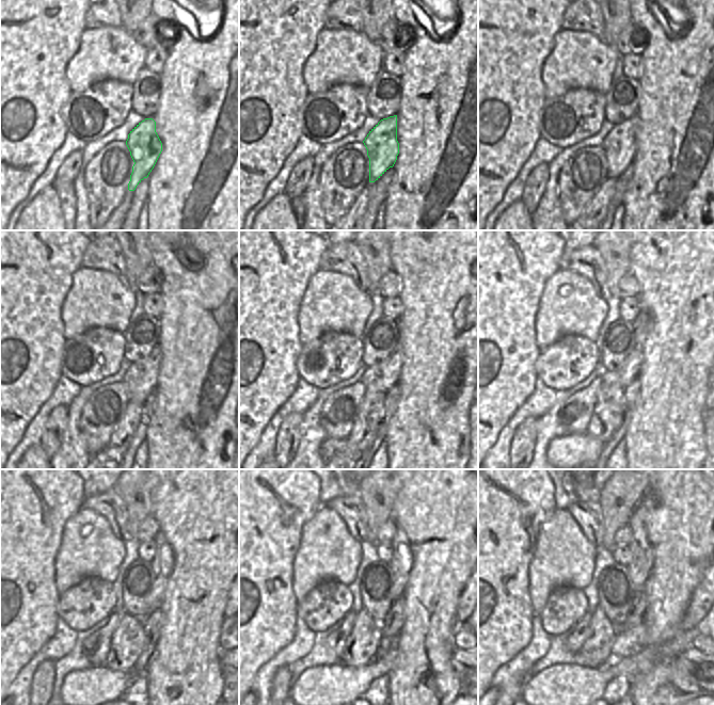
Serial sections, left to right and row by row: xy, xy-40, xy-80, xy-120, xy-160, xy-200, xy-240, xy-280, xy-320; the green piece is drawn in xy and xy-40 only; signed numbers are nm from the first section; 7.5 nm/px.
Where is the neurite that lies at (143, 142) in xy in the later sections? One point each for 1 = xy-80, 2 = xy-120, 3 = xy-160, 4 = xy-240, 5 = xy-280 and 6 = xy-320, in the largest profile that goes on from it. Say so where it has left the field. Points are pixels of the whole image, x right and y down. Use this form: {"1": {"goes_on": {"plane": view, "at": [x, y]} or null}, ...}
{"1": {"goes_on": {"plane": "xy-80", "at": [619, 145]}}, "2": {"goes_on": {"plane": "xy-120", "at": [141, 379]}}, "3": {"goes_on": {"plane": "xy-160", "at": [381, 378]}}, "4": {"goes_on": {"plane": "xy-240", "at": [162, 563]}}, "5": {"goes_on": {"plane": "xy-280", "at": [400, 563]}}, "6": {"goes_on": {"plane": "xy-320", "at": [639, 567]}}}

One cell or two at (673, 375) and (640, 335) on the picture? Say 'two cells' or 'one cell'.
two cells

